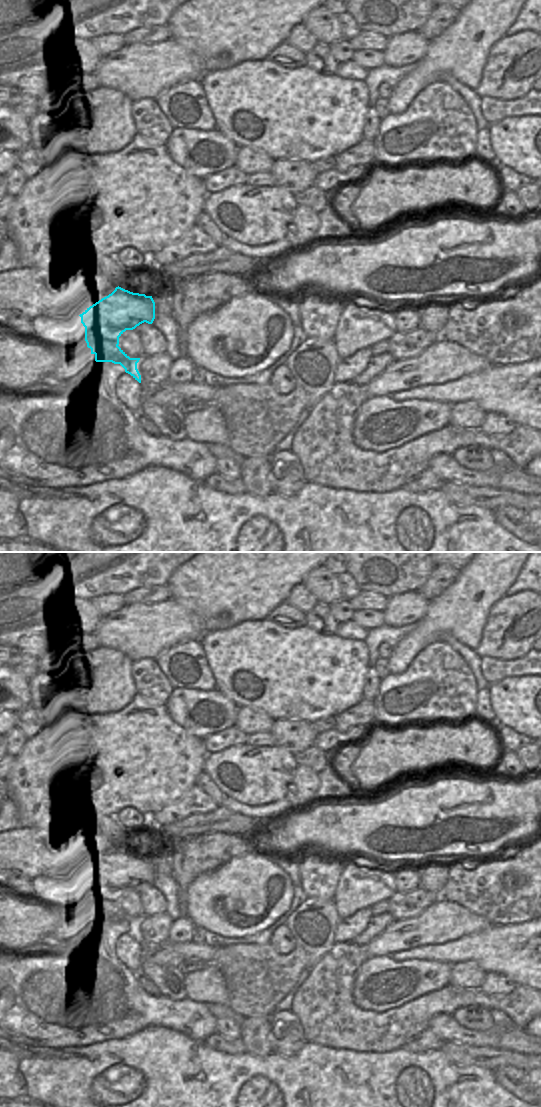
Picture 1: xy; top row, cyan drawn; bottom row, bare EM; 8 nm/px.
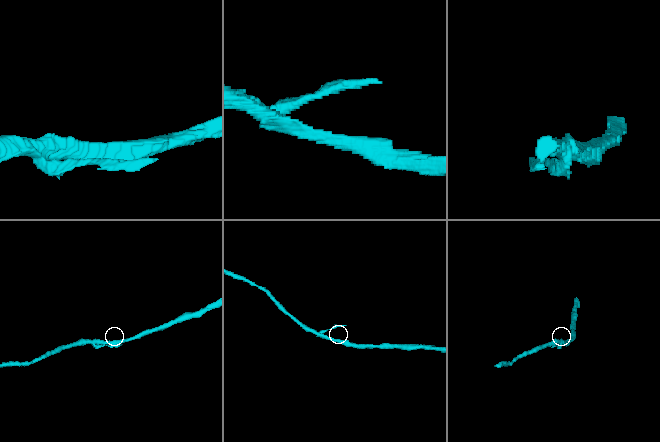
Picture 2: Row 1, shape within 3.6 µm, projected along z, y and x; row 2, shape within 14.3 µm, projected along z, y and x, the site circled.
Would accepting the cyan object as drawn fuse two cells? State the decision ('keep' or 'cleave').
cleave

